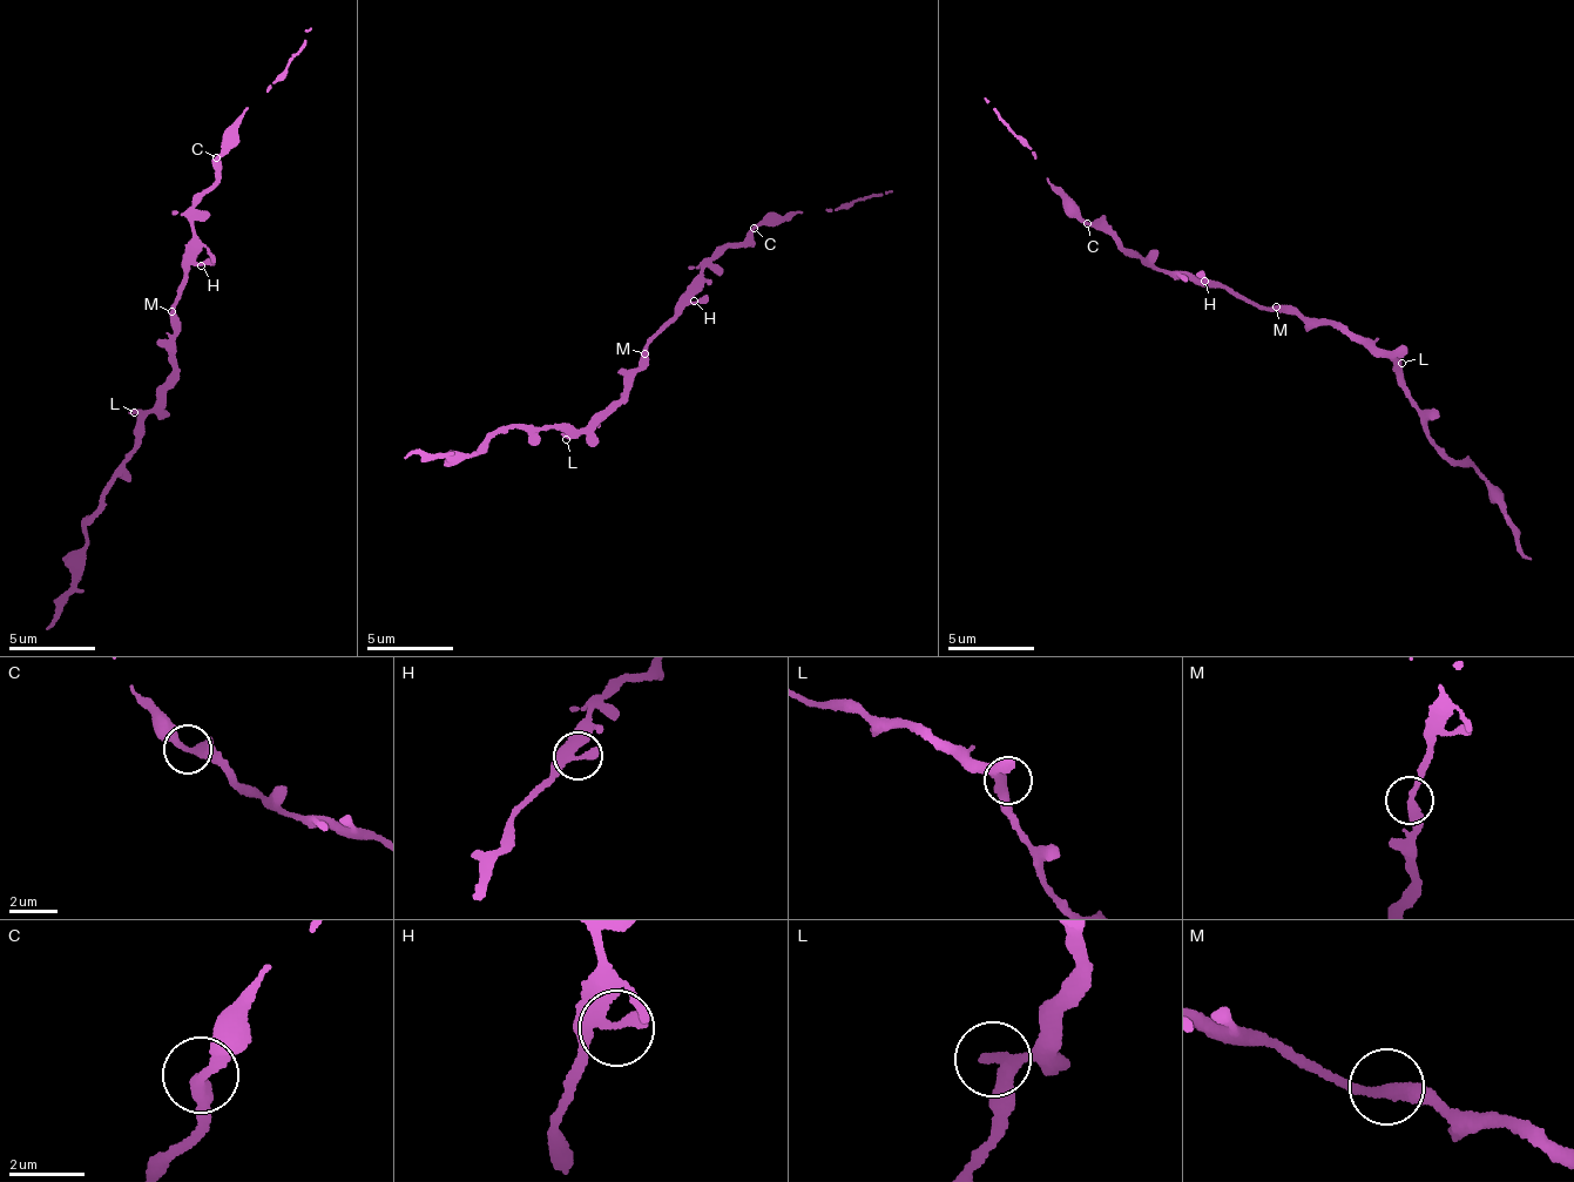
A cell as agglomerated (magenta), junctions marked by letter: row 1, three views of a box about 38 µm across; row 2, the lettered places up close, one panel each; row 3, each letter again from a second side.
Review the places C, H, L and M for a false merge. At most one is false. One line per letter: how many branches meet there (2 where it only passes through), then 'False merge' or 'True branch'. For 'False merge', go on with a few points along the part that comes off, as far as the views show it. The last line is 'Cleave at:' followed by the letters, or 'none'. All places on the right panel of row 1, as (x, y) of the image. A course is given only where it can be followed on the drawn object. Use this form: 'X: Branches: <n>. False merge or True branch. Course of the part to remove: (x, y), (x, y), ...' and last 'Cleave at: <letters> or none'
C: Branches: 2. False merge. Course of the part to remove: (1088, 223), (986, 99)
H: Branches: 2. True branch
L: Branches: 2. True branch
M: Branches: 2. True branch
Cleave at: C

